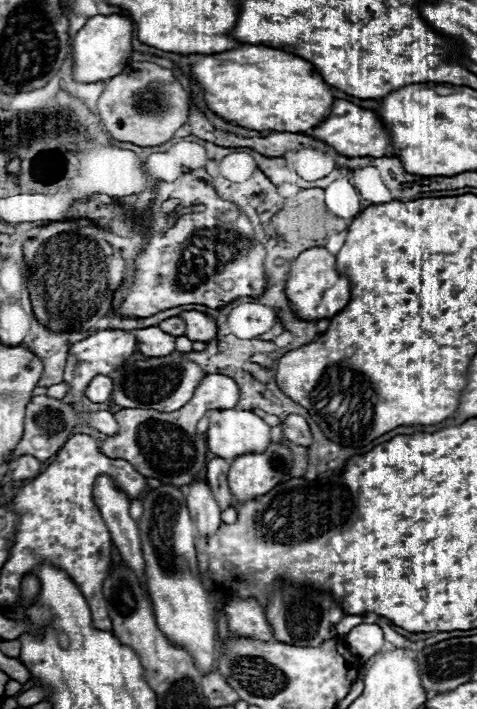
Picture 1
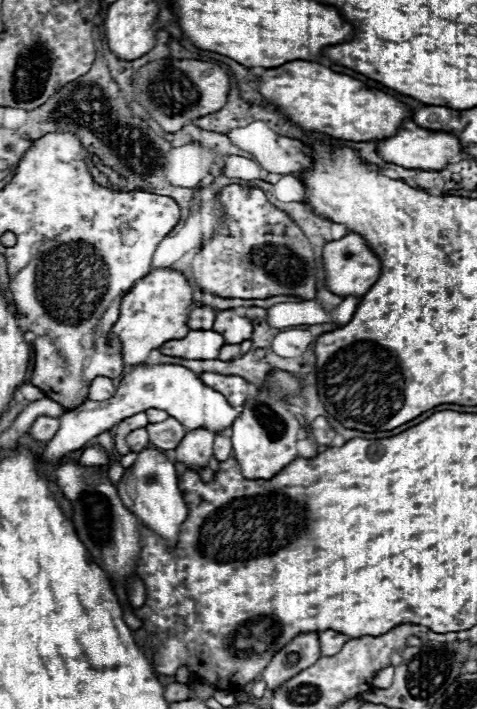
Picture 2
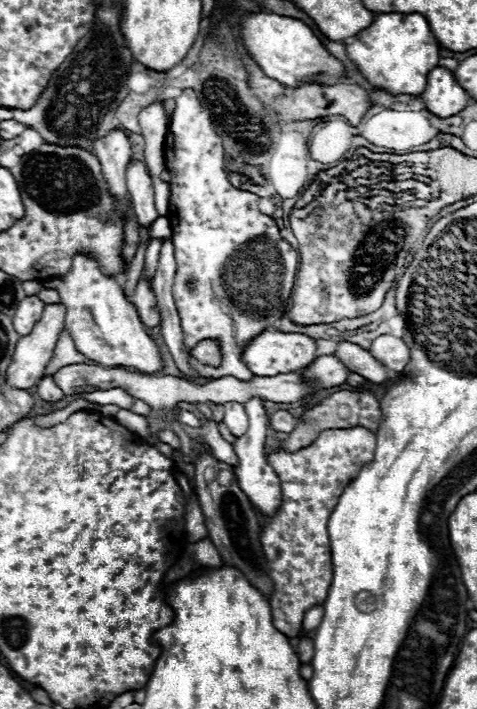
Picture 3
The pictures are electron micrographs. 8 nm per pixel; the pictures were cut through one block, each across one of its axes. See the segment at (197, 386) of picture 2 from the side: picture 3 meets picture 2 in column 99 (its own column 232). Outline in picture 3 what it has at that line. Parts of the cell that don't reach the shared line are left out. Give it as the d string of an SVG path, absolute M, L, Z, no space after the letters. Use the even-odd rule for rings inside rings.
M226 402L224 404L224 424L228 426L230 434L234 434L236 438L246 434L248 416L246 416L246 410L240 402Z

